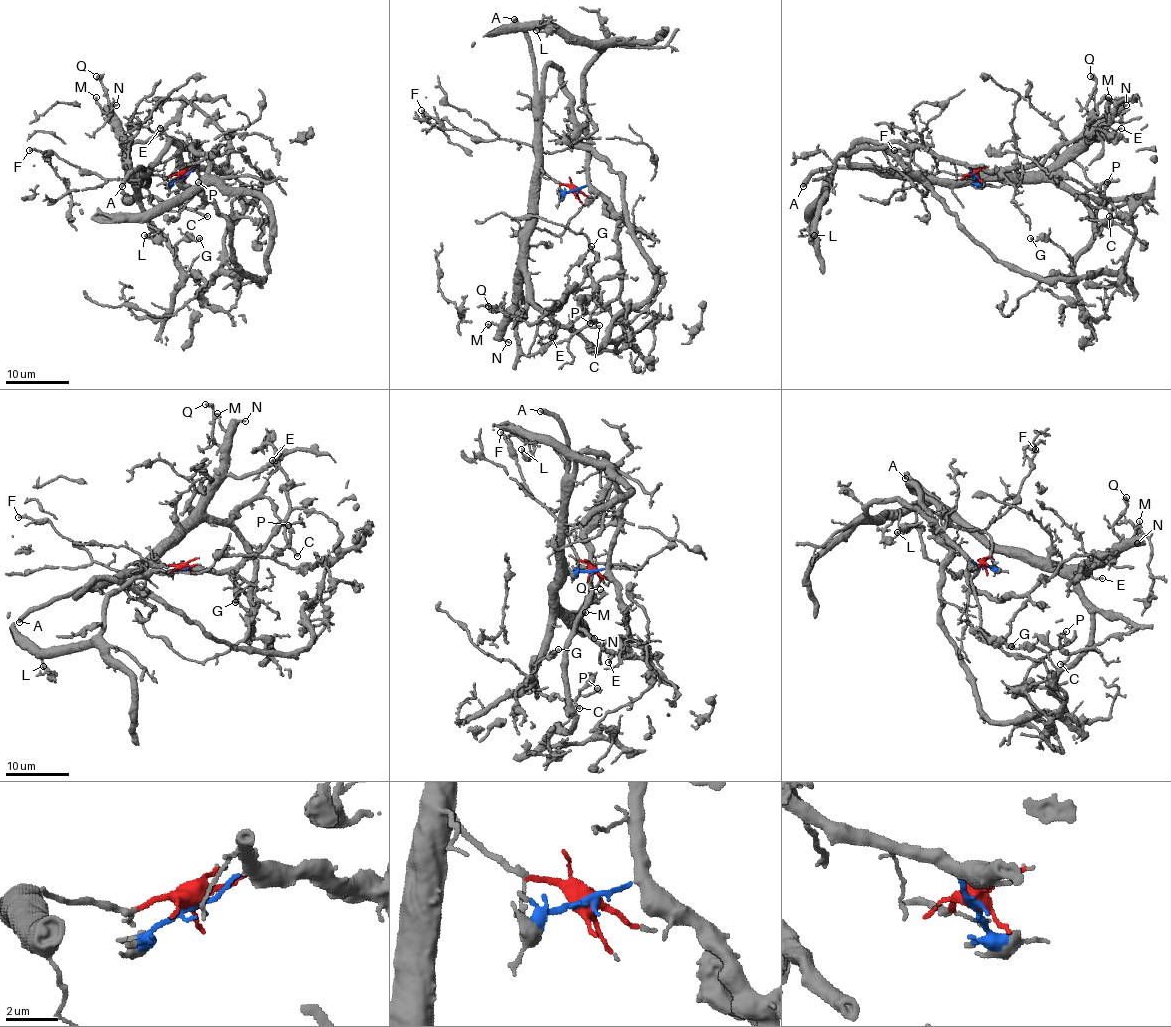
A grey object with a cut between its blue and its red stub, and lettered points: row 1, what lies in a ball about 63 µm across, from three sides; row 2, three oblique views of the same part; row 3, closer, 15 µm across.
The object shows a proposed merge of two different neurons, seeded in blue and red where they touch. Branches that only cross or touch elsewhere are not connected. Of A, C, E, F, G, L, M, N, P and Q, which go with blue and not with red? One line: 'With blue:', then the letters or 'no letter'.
With blue: L

